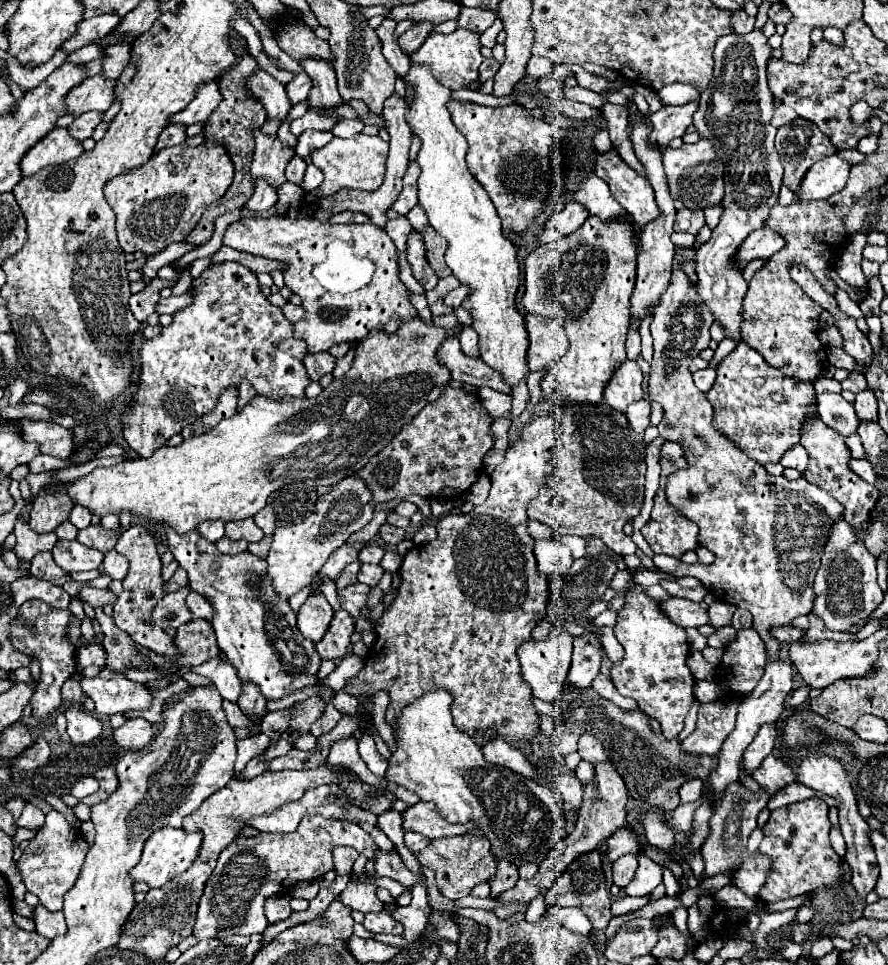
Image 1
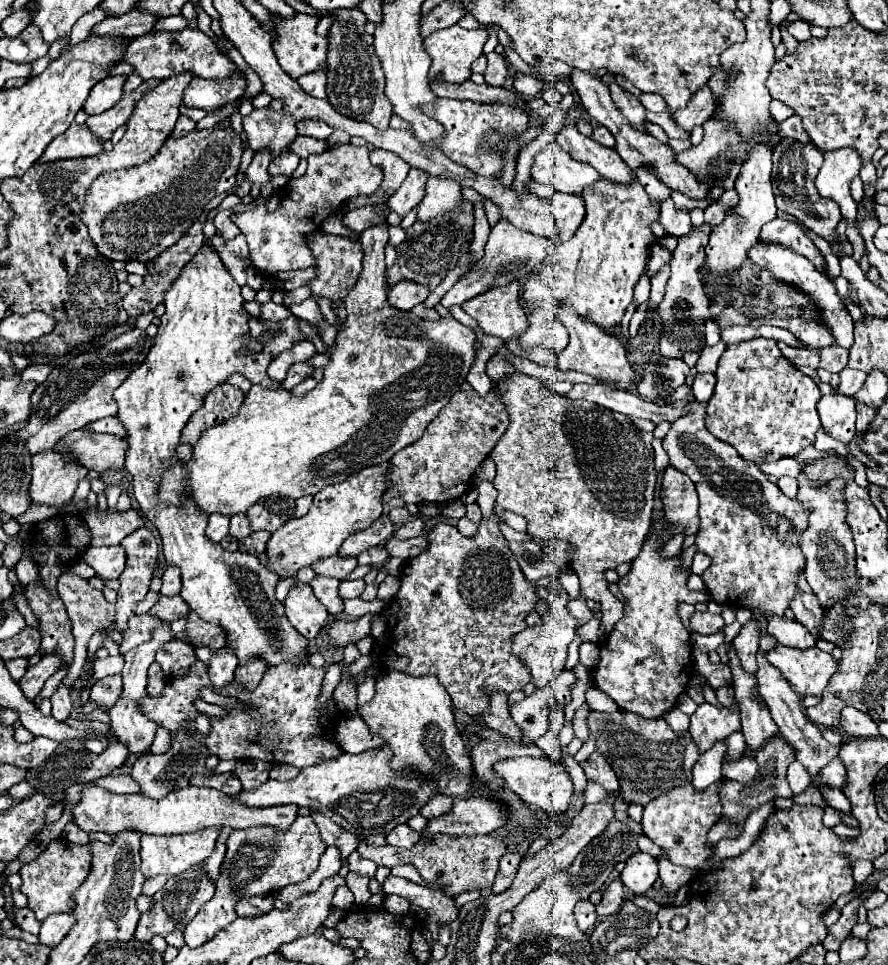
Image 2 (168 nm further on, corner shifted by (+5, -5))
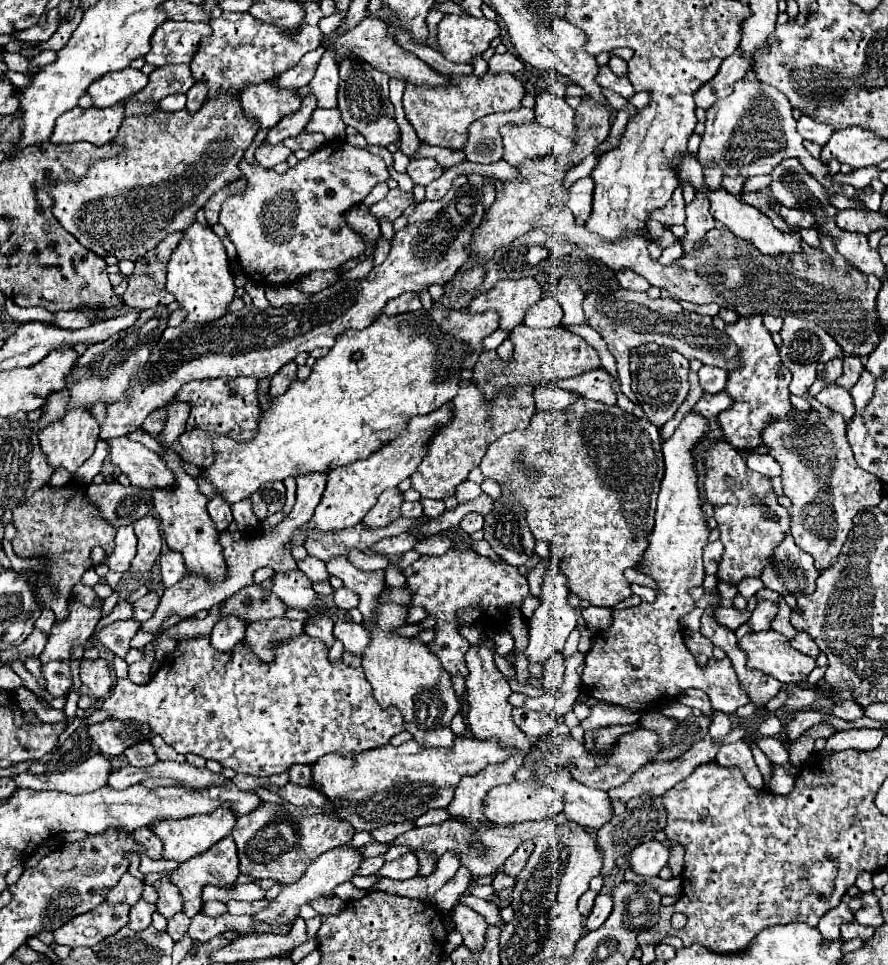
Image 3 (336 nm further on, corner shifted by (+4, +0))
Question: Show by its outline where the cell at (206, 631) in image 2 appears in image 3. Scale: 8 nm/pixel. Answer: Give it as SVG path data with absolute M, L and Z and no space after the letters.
M256 584L242 588L222 604L222 618L228 614L236 614L242 616L242 620L246 620L248 624L254 620L284 616L288 610L288 606L278 596Z

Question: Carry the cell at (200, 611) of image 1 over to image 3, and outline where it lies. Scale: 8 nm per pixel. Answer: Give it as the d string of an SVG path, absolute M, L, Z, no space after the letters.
M148 592L144 598L140 598L140 600L134 602L134 614L132 614L132 618L138 620L138 622L146 622L156 612L158 602L160 602L158 594L156 592Z

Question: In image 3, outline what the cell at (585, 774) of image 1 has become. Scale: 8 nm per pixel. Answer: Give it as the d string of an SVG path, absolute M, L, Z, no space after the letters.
M600 702L600 704L592 706L592 712L588 714L588 718L584 718L580 722L580 726L584 730L596 730L600 726L610 726L610 724L634 724L638 718L640 718L640 714L636 714L632 710Z

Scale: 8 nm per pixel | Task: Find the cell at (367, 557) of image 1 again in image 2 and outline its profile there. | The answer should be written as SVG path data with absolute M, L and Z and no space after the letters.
M373 547L361 553L361 557L357 557L359 565L375 565L375 567L381 567L387 559L389 559L389 553L383 547Z

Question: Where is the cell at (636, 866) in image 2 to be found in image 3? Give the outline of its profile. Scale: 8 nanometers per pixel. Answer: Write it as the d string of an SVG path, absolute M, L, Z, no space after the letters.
M650 840L630 852L630 866L640 876L658 876L658 872L668 864L668 856L668 846L658 840Z

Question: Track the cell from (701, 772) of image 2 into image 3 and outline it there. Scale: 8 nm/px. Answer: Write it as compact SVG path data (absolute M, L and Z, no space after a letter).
M714 712L714 720L710 724L710 736L714 740L722 740L724 734L728 734L732 730L732 722L730 716L724 712Z

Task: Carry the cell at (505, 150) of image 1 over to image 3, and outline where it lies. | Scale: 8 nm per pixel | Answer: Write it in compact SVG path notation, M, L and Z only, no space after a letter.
M446 74L450 84L446 86L414 86L406 82L404 90L404 112L406 120L412 124L418 138L428 146L442 146L450 150L462 150L466 144L468 126L494 112L508 112L520 108L520 100L524 98L524 84L512 74L490 74L484 76L468 74L468 76L454 76Z

